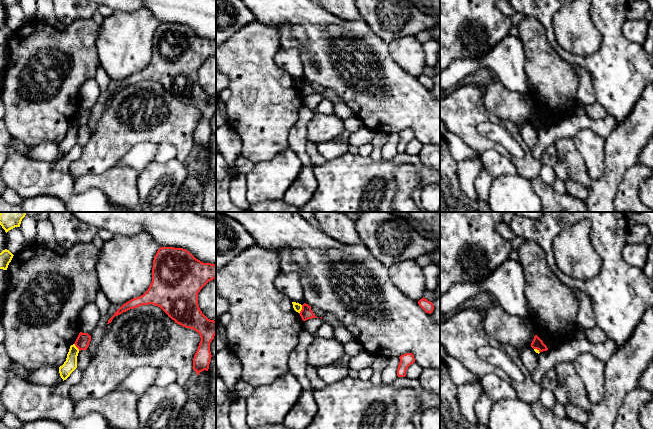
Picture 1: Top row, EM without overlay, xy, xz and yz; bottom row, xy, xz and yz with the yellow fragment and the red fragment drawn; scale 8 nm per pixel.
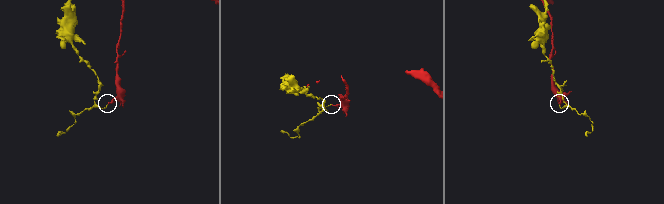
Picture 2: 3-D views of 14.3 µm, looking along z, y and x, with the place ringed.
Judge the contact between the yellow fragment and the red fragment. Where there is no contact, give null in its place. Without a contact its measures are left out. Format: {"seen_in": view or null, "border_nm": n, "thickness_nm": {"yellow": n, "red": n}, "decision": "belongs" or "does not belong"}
{"seen_in": "xz", "border_nm": 80, "thickness_nm": {"yellow": 70, "red": 100}, "decision": "does not belong"}

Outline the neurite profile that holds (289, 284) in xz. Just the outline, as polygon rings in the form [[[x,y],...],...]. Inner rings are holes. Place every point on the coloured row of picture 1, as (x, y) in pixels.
[[[296,271],[281,273],[275,279],[275,286],[279,292],[287,296],[292,302],[296,302],[301,305],[305,303],[301,278]]]

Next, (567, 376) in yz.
[[[573,361],[557,362],[554,368],[557,380],[563,386],[568,400],[589,413],[593,404],[588,398],[585,386],[575,370]]]

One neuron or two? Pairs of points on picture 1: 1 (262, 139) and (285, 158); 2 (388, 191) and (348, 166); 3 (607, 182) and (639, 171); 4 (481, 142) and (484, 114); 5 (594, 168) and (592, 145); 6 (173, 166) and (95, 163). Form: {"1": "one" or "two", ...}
{"1": "two", "2": "one", "3": "two", "4": "one", "5": "one", "6": "two"}

